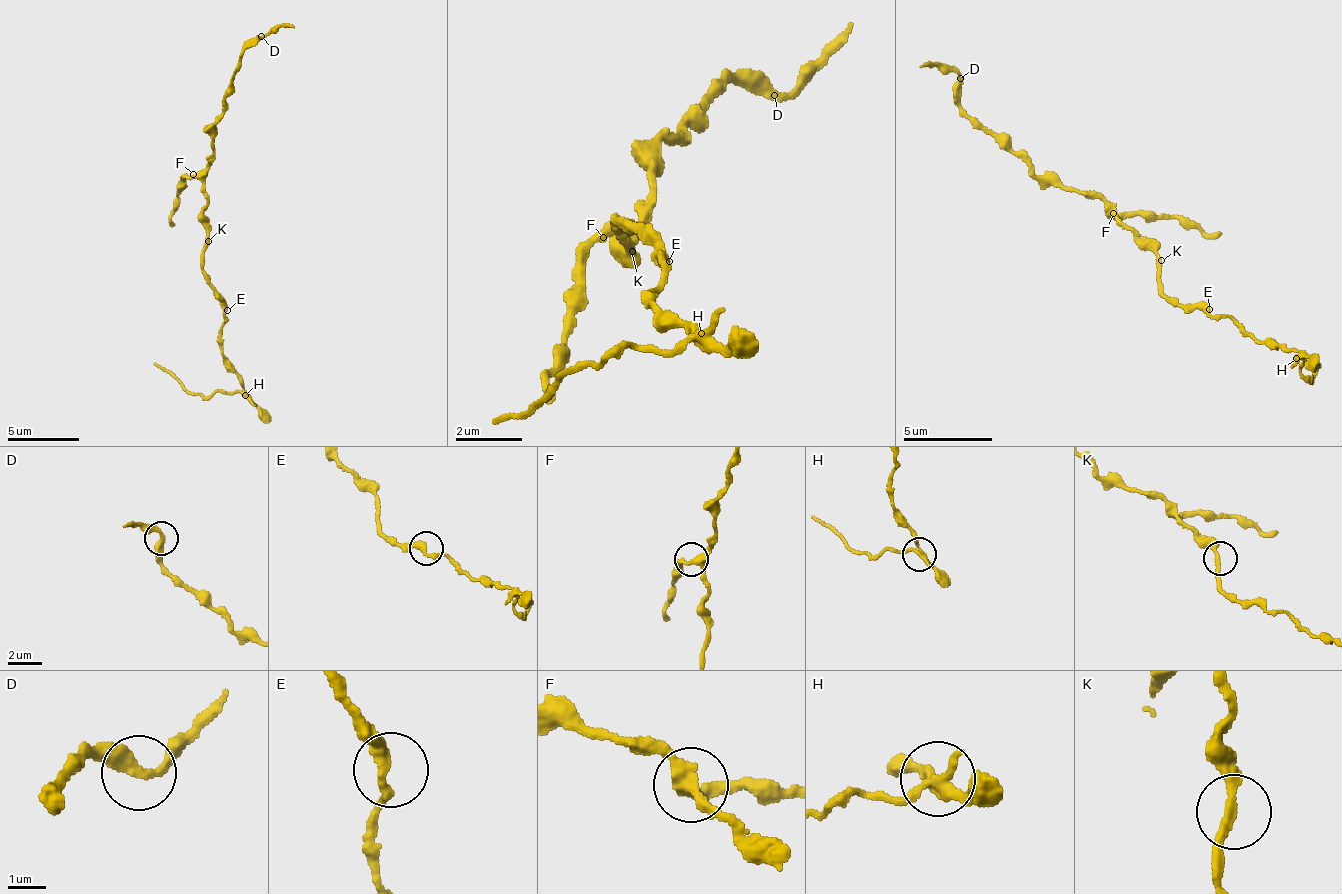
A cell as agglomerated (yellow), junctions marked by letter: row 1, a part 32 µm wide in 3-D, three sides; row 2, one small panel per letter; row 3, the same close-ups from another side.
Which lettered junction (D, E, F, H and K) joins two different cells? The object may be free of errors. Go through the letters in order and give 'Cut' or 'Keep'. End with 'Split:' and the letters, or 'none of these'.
D: Keep
E: Keep
F: Keep
H: Cut
K: Keep
Split: H

